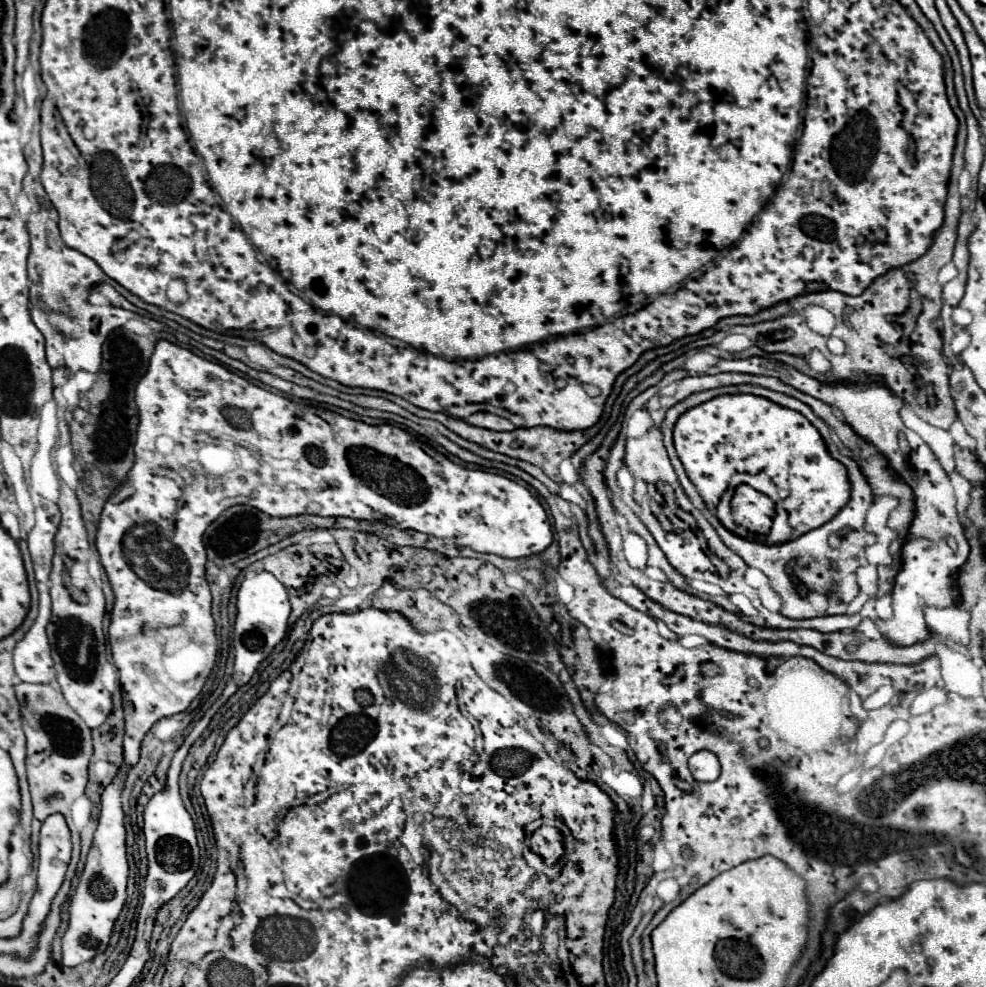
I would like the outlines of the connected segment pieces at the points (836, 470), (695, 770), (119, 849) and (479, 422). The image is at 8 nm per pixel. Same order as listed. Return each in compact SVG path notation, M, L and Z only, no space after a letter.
M723 394L699 406L689 408L675 422L673 440L675 440L677 456L683 462L689 480L697 486L701 498L711 510L715 510L715 506L719 504L719 498L727 490L729 478L736 474L735 472L757 474L765 470L765 474L773 478L779 490L779 496L787 500L785 508L789 512L793 538L799 538L807 534L809 530L815 530L823 526L825 522L829 522L851 498L851 482L849 482L847 468L829 454L819 430L803 414L783 408L761 396Z
M701 750L689 758L689 770L691 770L693 778L699 782L717 780L717 776L721 772L717 756L713 752L707 752L707 750Z
M113 782L101 794L101 814L99 814L99 826L95 830L93 846L87 854L87 862L79 886L69 900L69 926L61 938L61 954L65 966L77 966L105 952L109 944L109 936L113 932L113 924L125 904L127 874L129 868L127 868L127 852L125 852L121 788L117 782Z
M477 412L477 414L471 414L467 418L469 424L473 426L481 426L481 428L487 428L487 430L513 430L513 422L509 422L507 418L501 418L501 416L495 416L495 414L489 414L489 412Z

